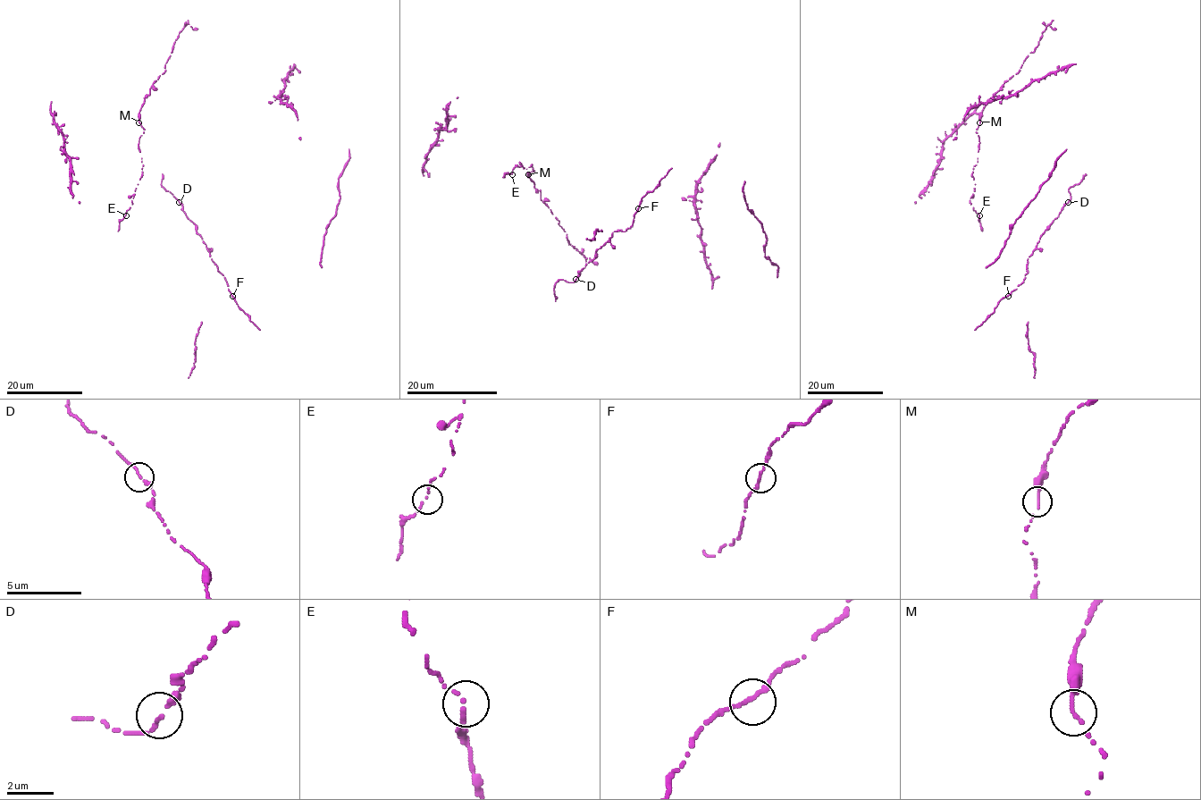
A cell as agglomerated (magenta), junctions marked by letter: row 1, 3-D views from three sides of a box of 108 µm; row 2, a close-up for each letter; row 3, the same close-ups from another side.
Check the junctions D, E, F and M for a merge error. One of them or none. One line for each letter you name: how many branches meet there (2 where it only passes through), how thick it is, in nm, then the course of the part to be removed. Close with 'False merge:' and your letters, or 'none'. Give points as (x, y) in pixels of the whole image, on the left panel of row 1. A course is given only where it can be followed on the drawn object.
False merge: none

